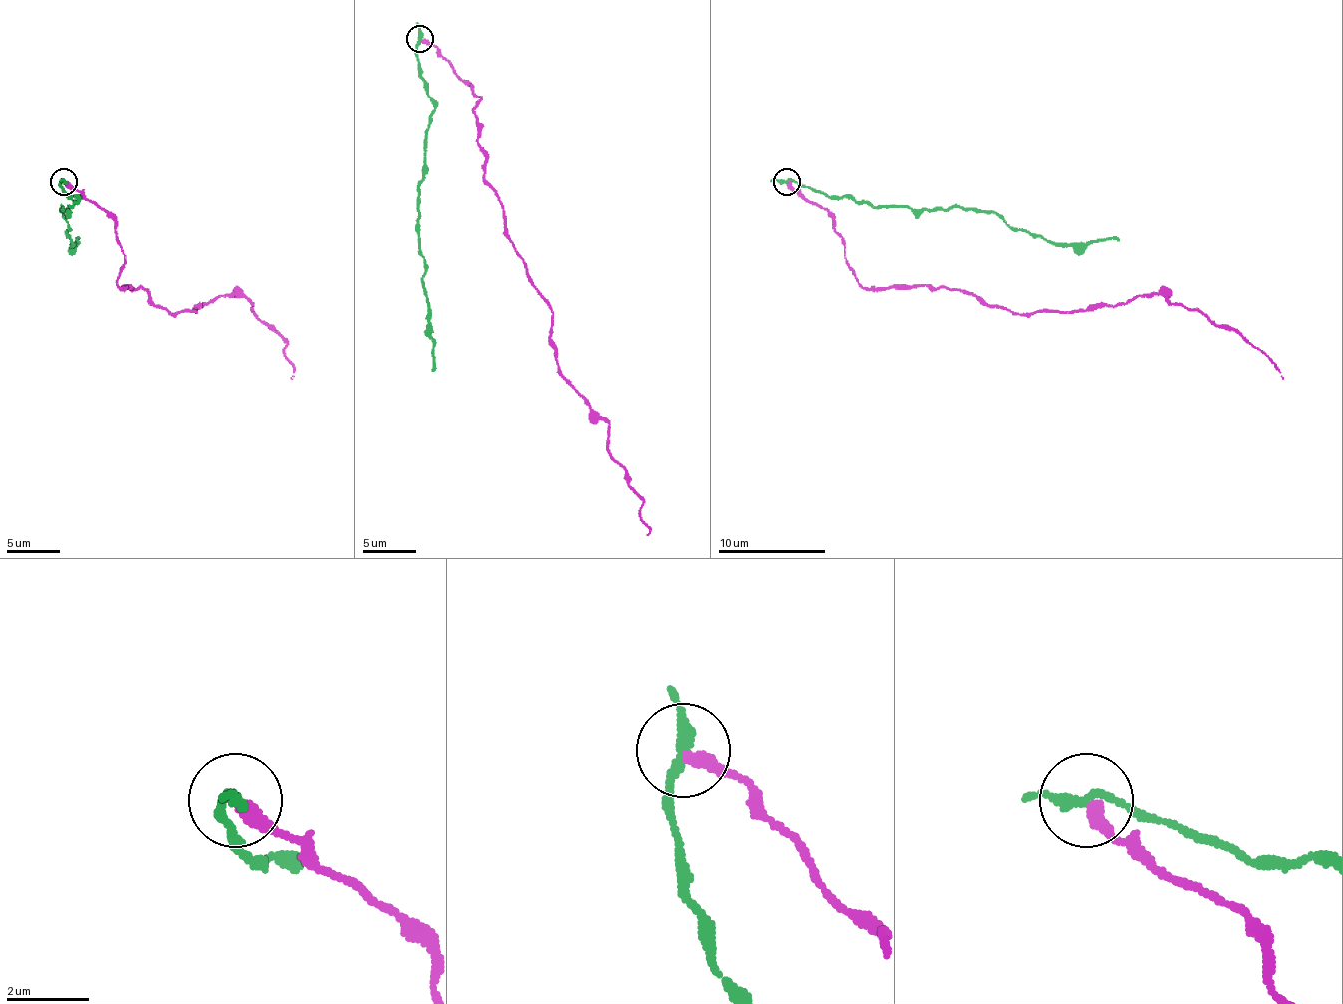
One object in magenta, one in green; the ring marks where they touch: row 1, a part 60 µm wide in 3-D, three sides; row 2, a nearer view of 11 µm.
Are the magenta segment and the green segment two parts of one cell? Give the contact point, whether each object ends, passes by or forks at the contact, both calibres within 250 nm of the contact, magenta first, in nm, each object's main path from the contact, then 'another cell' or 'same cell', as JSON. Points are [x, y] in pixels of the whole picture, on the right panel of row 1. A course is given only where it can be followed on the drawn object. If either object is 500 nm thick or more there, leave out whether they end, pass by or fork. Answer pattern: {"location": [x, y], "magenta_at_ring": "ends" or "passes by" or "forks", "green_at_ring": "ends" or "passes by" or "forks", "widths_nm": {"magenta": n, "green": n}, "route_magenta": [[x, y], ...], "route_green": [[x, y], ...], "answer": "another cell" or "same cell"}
{"location": [787, 181], "magenta_at_ring": "ends", "green_at_ring": "passes by", "widths_nm": {"magenta": 360, "green": 240}, "route_magenta": [[787, 182], [836, 222], [863, 287], [946, 287], [1013, 313], [1161, 295], [1233, 327], [1282, 378]], "route_green": [[787, 182], [881, 206], [994, 211], [1010, 227], [1043, 235], [1056, 244], [1118, 238]], "answer": "another cell"}

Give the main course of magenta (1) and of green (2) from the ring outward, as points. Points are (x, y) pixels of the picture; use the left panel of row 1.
1: (64, 182), (115, 222), (121, 289), (142, 287), (169, 313), (242, 295), (287, 343), (290, 378)
2: (64, 182), (62, 190), (78, 201), (62, 209), (70, 227), (67, 235), (75, 244), (75, 238)

